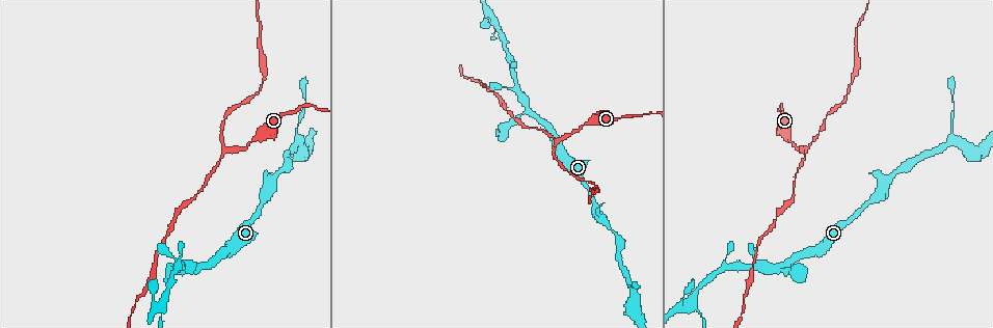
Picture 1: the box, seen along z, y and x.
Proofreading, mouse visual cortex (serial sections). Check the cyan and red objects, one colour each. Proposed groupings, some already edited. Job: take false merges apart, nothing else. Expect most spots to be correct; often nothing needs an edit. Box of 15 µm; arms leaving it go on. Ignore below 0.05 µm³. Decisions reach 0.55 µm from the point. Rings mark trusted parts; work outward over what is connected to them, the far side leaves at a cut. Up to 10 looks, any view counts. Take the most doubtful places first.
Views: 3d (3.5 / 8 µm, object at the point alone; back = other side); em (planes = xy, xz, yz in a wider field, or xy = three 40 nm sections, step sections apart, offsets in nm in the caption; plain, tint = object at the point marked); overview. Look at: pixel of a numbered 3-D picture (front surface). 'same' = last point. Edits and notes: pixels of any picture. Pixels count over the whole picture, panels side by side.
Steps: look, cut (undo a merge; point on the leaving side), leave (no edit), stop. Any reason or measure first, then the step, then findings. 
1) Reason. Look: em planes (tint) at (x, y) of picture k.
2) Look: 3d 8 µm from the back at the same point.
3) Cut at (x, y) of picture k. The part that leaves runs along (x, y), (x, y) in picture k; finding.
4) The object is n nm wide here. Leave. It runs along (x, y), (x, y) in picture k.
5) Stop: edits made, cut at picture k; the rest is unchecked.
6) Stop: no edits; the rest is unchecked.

Abrupt turn. Look: 3d 8 µm at (225, 149) of picture 1.

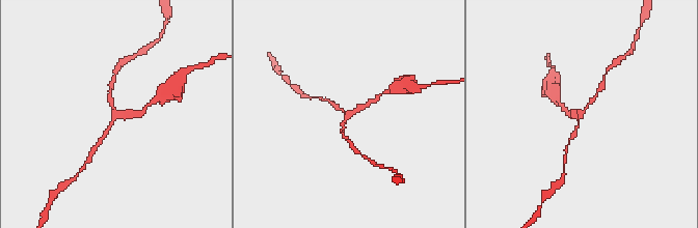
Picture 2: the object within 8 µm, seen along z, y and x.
Closer look. Look: 3d 3.5 µm at (580, 116) of picture 2.

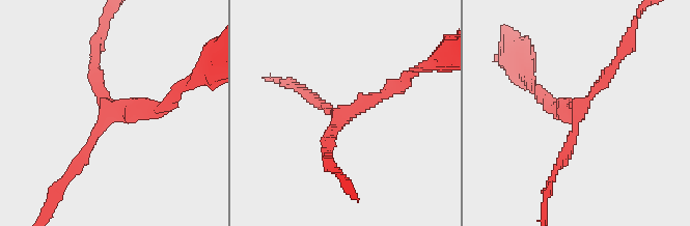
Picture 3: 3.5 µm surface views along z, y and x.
Now the EM. Look: em planes (tint) at (343, 116) of picture 3.

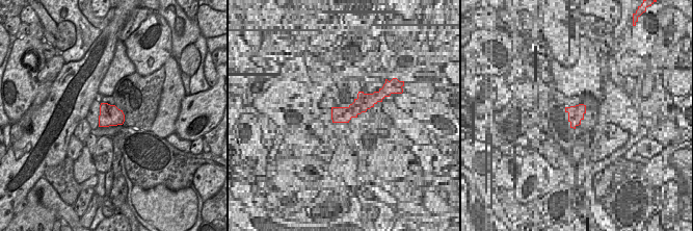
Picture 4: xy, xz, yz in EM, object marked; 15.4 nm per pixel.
3 arms meet here. Leave. It runs along (169, 102), (109, 111), (74, 169) in picture 3; all the same cell.

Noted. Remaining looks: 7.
Small branch off a trunk. Look: 3d 3.5 µm at (299, 141) of picture 1.

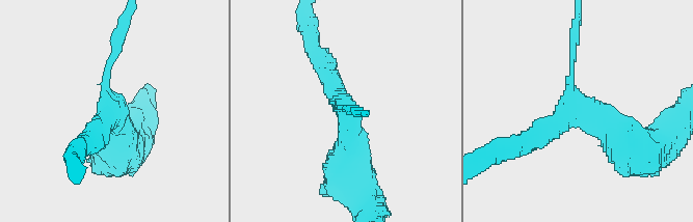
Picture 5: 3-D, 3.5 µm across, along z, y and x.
Shape alone is not enough. Look: em planes (tint) at (104, 116) of picture 5.

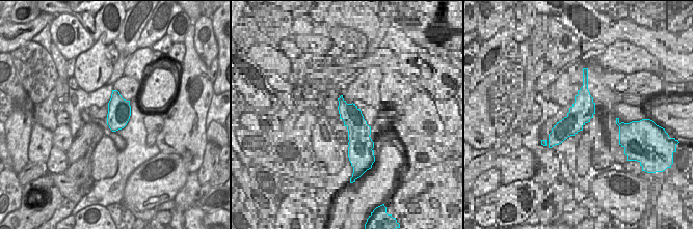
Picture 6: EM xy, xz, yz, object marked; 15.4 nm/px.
The object is 360 nm wide here. Leave. It runs along (313, 50), (348, 113), (348, 158) in picture 5; all the same cell.

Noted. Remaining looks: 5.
Look: 3d 8 µm at (743, 304) of picture 1.

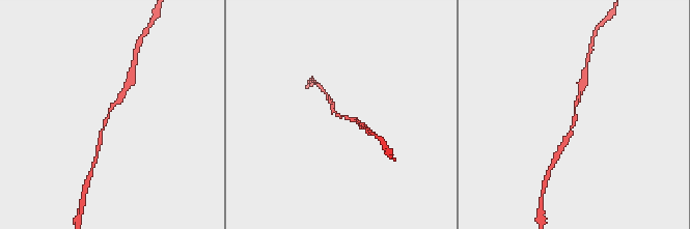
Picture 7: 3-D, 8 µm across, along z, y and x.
Now the EM. Look: em xy step 2 (tint) at (108, 114) of picture 7.

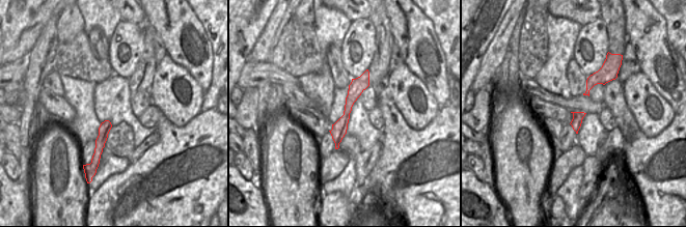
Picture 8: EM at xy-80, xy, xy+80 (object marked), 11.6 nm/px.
Leave. It runs along (366, 74), (350, 100), (336, 140) in picture 8; one cell here.

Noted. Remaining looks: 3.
A narrow waist. Look: 3d 3.5 µm at (700, 314) of picture 1.

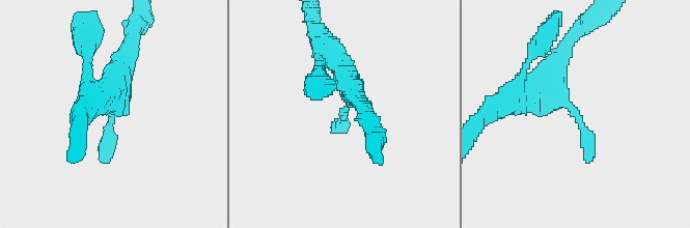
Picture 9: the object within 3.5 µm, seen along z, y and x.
Look: em xy step 3 (tint) at (342, 119) of picture 9.

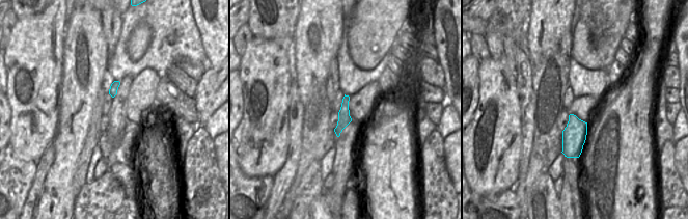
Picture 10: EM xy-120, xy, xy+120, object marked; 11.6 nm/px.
Leave. It runs along (557, 61), (560, 92), (589, 144), (586, 160) in picture 9; continuous, no second cell.

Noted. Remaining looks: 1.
Stop: no edits; the rest is unchecked.

